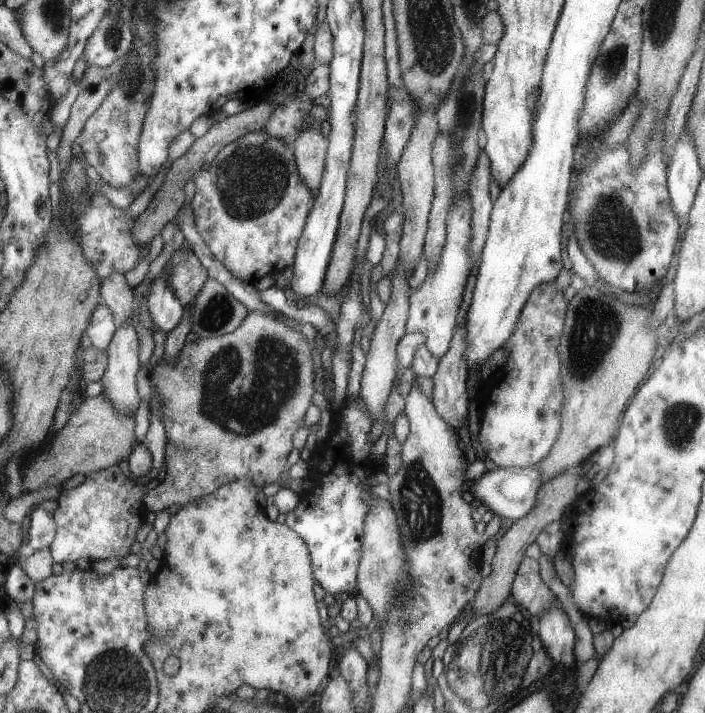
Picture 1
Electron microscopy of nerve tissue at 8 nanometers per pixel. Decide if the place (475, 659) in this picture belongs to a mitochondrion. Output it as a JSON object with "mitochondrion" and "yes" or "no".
{"mitochondrion":"yes"}

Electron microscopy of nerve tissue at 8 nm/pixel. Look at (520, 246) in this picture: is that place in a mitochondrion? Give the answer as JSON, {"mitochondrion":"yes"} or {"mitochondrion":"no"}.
{"mitochondrion":"no"}

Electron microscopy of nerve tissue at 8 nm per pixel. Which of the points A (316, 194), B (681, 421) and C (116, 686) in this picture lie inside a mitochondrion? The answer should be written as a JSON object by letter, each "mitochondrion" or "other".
{"A":"other","B":"mitochondrion","C":"mitochondrion"}

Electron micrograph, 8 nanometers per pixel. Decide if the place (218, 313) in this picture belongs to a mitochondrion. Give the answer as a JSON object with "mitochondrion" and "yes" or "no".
{"mitochondrion":"yes"}

